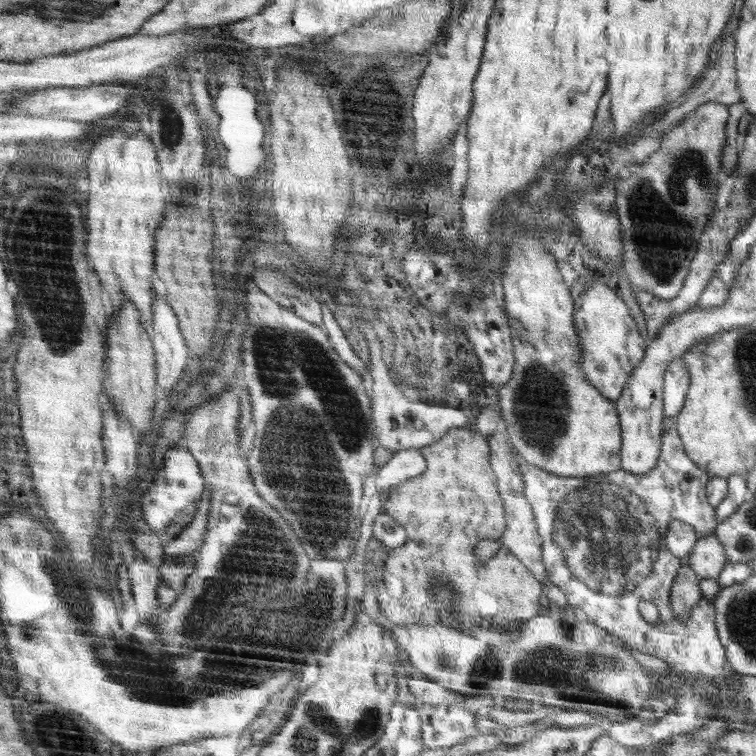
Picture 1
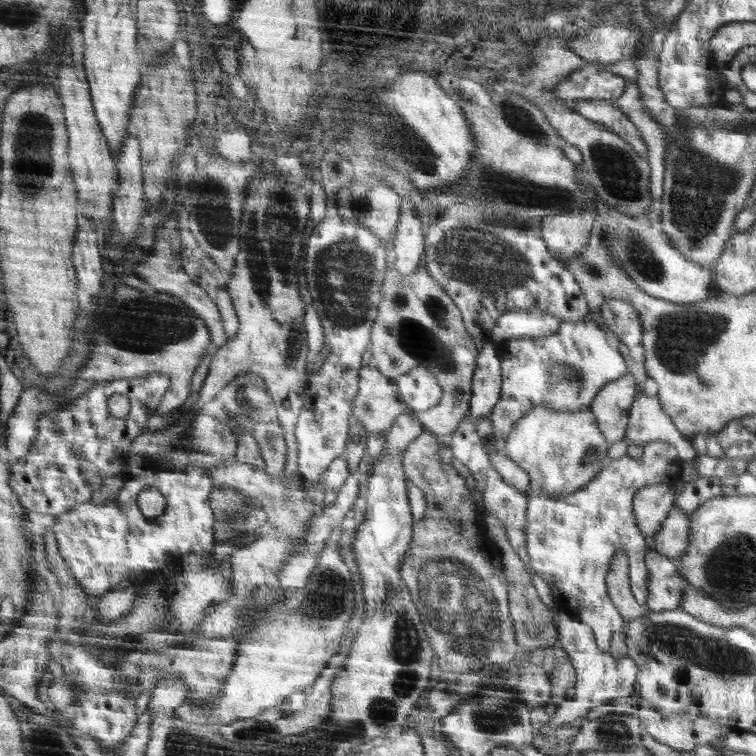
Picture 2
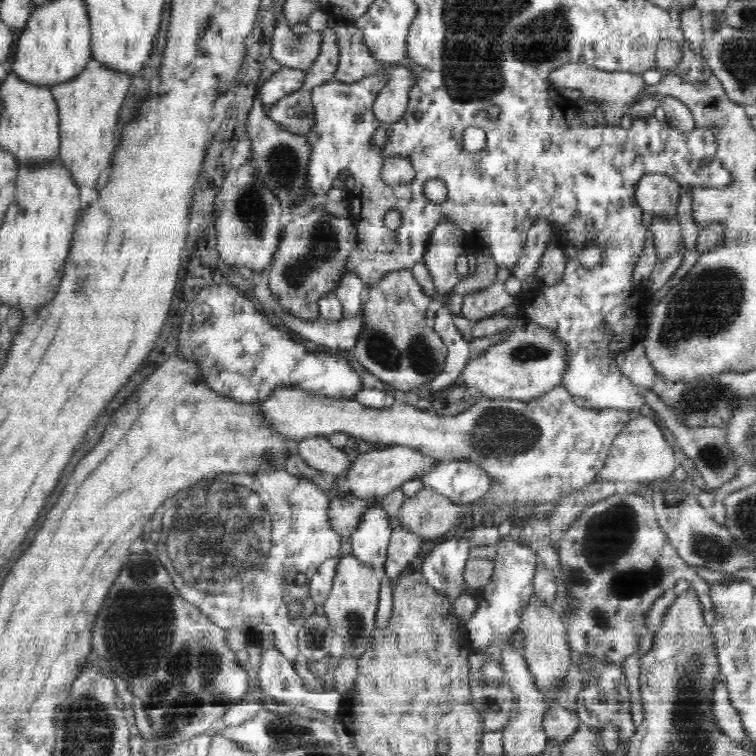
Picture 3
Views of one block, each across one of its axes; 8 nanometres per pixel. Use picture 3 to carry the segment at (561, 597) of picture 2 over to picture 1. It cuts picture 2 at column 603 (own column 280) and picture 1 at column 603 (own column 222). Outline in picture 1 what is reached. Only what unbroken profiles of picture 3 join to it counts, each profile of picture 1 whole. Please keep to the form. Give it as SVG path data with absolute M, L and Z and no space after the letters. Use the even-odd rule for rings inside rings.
M672 427L666 431L666 434L664 436L664 440L662 441L661 444L661 454L658 457L657 460L657 465L654 466L652 470L649 470L648 473L631 473L631 472L626 472L625 470L622 470L621 468L618 470L615 470L613 473L600 473L597 474L596 476L590 476L590 477L564 477L564 476L558 476L555 474L550 474L549 471L542 470L540 467L537 467L536 465L526 463L523 461L520 461L519 463L519 471L521 472L521 477L524 483L524 496L526 497L526 500L530 503L533 515L534 515L534 520L535 523L537 524L537 529L538 529L538 534L542 537L543 540L543 545L542 545L542 558L543 558L543 563L546 569L547 577L550 579L550 582L552 584L555 584L562 590L562 592L565 594L566 600L568 601L568 604L570 607L575 608L578 610L579 615L582 616L583 618L589 620L590 622L594 623L596 626L602 627L611 634L613 634L614 637L617 637L621 643L624 643L626 645L631 645L635 650L639 650L640 652L646 653L646 654L651 654L652 656L657 656L658 658L661 658L664 660L664 662L668 663L668 666L671 671L674 671L676 673L682 673L682 672L690 672L690 674L702 674L702 676L706 676L706 681L708 680L708 686L711 689L715 688L715 685L718 686L718 688L724 688L726 684L732 683L738 674L735 672L732 666L730 666L728 655L725 653L725 647L722 646L722 643L720 641L720 638L718 638L717 632L716 632L716 606L714 606L714 603L711 600L708 600L706 598L702 598L698 601L698 604L691 610L691 614L689 614L689 618L677 618L675 614L673 614L672 610L672 586L673 582L675 581L675 578L677 577L678 570L680 570L680 562L666 562L666 548L660 548L660 532L658 532L658 528L662 530L662 532L668 532L667 528L670 522L673 520L679 520L679 521L684 521L687 522L688 524L691 524L693 526L693 529L698 533L700 537L706 536L706 535L712 535L713 532L715 531L715 528L717 527L717 516L715 513L715 507L713 507L708 501L707 501L707 494L705 491L706 488L706 483L710 480L710 476L706 474L701 468L698 468L698 465L684 452L683 444L681 441L681 438L679 437L678 431L676 430L675 427ZM640 602L652 602L653 604L656 605L656 608L659 610L659 618L657 622L647 622L642 615L640 615L640 612L638 611L638 604Z

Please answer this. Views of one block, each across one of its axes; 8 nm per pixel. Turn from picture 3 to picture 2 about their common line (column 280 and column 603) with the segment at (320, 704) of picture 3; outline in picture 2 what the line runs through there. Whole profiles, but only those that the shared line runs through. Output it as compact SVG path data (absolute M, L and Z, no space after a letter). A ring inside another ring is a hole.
M559 612L556 623L561 649L573 659L573 665L577 669L578 686L576 686L576 696L562 704L564 710L556 710L556 714L550 716L550 720L546 722L546 730L558 730L568 722L582 722L590 708L606 704L608 700L618 696L620 698L630 696L636 690L638 672L636 663L629 656L615 660L609 652L600 652L595 643L593 630L580 622L578 617Z

